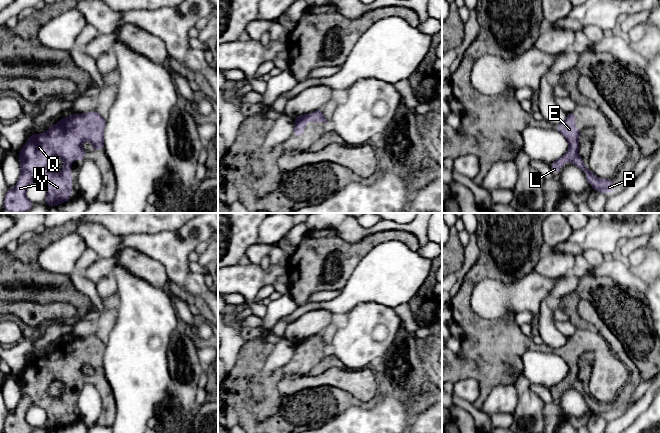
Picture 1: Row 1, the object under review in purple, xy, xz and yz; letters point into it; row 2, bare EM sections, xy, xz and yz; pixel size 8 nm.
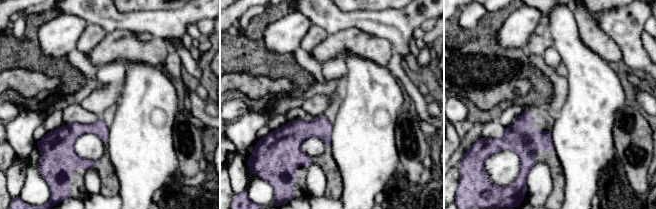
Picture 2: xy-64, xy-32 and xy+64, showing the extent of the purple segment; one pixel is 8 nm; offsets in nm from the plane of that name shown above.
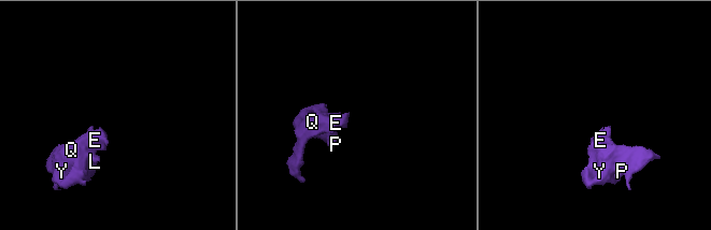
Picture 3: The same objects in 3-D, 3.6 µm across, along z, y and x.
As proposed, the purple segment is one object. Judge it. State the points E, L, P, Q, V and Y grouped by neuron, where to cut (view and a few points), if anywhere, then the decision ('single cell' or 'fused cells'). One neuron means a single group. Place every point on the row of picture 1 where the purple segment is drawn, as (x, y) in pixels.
E L P Q V Y | no cut | single cell

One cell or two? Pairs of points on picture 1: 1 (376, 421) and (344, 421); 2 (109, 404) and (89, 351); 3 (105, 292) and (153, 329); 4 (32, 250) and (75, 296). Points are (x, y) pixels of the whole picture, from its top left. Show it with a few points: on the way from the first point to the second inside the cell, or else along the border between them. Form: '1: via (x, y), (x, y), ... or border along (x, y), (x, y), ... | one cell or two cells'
1: via (368, 421), (352, 421) | one cell
2: via (105, 391), (99, 381), (97, 364) | one cell
3: border along (110, 275), (116, 283), (118, 292) | two cells
4: via (32, 265), (49, 283), (60, 286) | one cell

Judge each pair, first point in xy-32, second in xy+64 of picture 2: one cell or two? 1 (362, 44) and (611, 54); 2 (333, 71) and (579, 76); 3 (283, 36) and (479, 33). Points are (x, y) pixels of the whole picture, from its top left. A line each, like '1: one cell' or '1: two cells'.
1: one cell
2: two cells
3: two cells

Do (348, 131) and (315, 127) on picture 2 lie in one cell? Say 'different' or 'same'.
different

